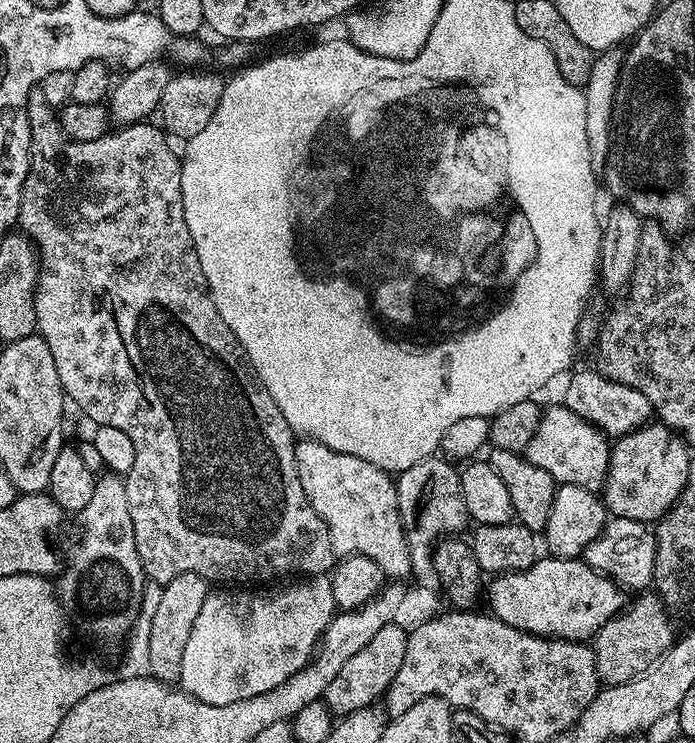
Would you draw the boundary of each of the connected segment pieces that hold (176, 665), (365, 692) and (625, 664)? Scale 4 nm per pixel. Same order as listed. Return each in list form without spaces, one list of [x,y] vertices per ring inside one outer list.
[[[193,572],[178,574],[178,578],[159,589],[160,596],[155,597],[156,609],[150,622],[150,673],[155,679],[179,681],[182,653],[186,650],[186,641],[190,639],[190,630],[194,630],[194,618],[198,618],[198,610],[202,610],[202,602],[209,591],[209,581]]]
[[[393,622],[378,630],[378,634],[374,634],[374,638],[366,642],[366,646],[362,646],[362,650],[358,650],[358,654],[354,654],[354,658],[350,658],[350,662],[342,666],[342,670],[338,670],[338,678],[330,682],[322,699],[337,717],[343,718],[354,710],[373,707],[388,691],[390,682],[394,682],[394,674],[398,674],[402,666],[408,641],[408,632],[398,625],[399,623]]]
[[[652,590],[637,596],[640,597],[633,604],[631,601],[613,620],[608,620],[594,637],[596,669],[605,685],[621,684],[638,678],[657,663],[664,651],[674,643],[672,620],[668,617],[671,616],[670,609],[663,600]]]

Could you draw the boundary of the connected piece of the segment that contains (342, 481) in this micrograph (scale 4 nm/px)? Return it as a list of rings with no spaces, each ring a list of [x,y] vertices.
[[[301,439],[296,446],[296,469],[306,498],[326,522],[337,557],[365,556],[382,566],[385,577],[404,578],[412,571],[410,546],[400,520],[393,477],[357,456],[330,450],[317,440]]]

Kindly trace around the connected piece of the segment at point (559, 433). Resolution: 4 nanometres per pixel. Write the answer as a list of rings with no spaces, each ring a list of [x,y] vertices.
[[[557,406],[543,409],[540,425],[534,438],[530,438],[526,455],[534,466],[546,470],[546,474],[555,478],[557,485],[573,484],[599,493],[603,489],[604,479],[608,473],[609,451],[609,437],[599,428],[578,418],[578,414],[574,414],[569,408]]]

